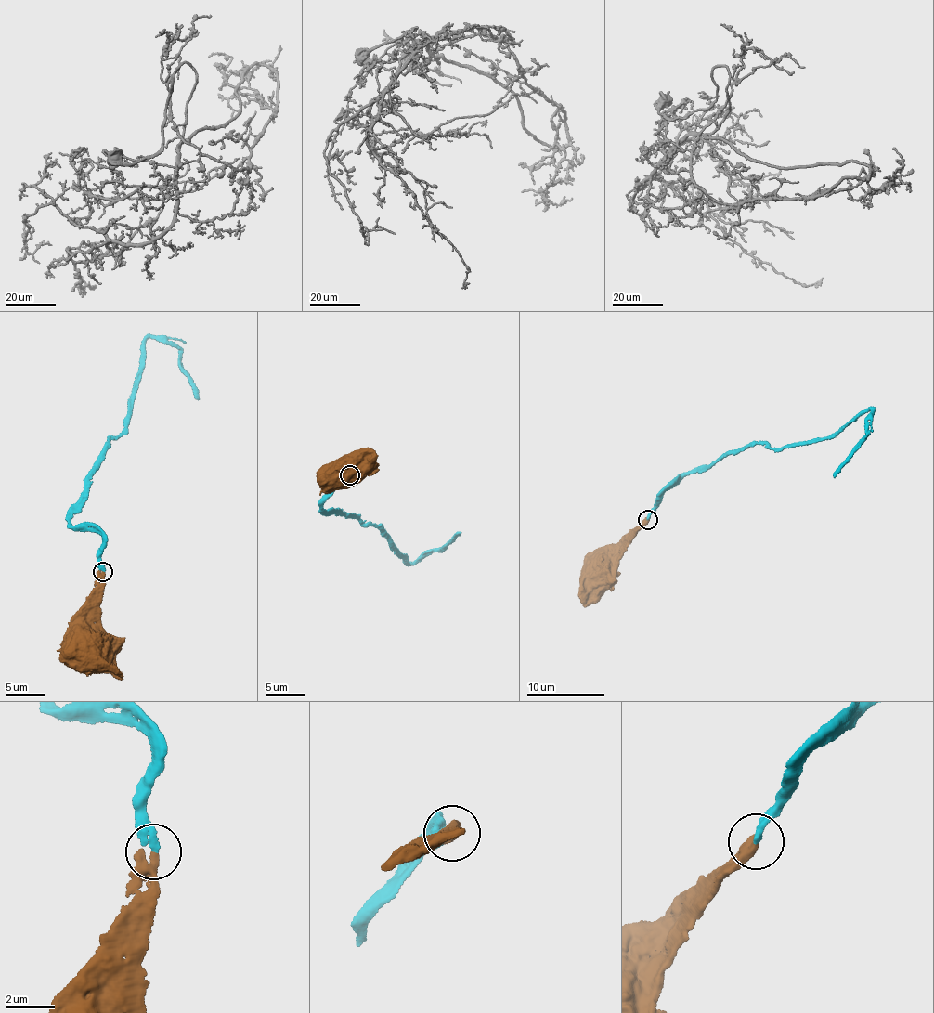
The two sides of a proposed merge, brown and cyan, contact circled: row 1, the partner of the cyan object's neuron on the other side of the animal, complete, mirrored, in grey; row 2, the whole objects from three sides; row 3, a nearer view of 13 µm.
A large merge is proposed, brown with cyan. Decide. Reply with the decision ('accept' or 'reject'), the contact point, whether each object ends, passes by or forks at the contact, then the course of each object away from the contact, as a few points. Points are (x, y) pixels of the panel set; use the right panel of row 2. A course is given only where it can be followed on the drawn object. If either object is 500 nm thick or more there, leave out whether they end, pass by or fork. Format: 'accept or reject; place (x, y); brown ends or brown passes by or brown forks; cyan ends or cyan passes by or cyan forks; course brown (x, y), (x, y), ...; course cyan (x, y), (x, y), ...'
accept; place (647, 519); brown ends; cyan ends; course brown (648, 520), (638, 526), (612, 567), (600, 571); course cyan (648, 520), (655, 500), (681, 477), (755, 444), (780, 449), (824, 437), (871, 409), (865, 435), (834, 478)

